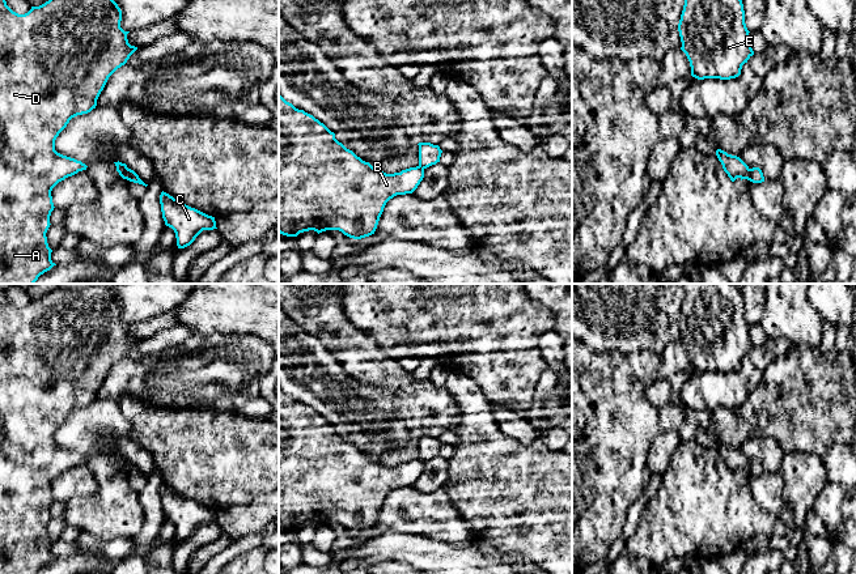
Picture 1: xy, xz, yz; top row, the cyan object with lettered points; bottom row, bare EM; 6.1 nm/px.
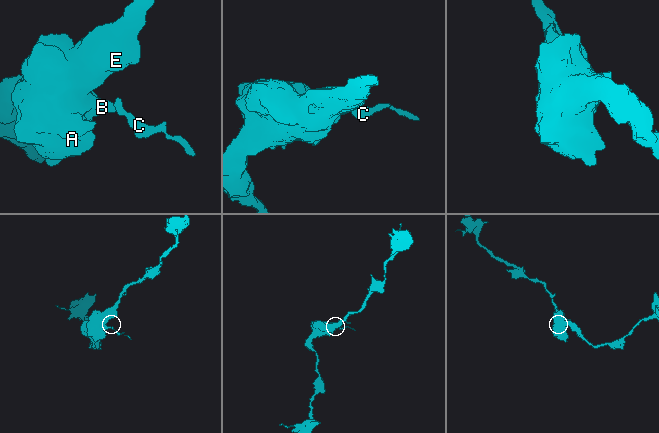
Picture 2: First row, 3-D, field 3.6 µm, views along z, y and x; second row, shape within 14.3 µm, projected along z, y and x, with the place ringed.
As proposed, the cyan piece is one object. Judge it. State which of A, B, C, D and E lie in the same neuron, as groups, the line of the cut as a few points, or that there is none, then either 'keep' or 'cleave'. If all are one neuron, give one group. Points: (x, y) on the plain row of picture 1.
groups A B D E / C; cut xy (130, 462), (127, 472); cleave

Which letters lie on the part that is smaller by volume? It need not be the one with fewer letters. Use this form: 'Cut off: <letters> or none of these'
Cut off: C

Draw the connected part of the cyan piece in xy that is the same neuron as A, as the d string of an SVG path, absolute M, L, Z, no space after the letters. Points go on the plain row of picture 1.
M99 285L82 289L54 289L39 299L31 299L25 307L13 305L0 289L0 574L37 574L41 567L56 558L51 553L52 543L48 540L46 526L50 520L50 509L54 503L51 484L62 473L86 463L86 458L75 451L63 448L55 443L55 433L67 420L69 413L77 408L88 407L97 399L97 392L103 383L109 370L127 356L137 343L127 332L130 324L120 320L122 303L109 289Z

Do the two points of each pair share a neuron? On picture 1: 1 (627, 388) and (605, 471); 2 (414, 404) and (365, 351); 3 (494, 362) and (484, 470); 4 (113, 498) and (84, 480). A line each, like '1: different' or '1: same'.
1: same
2: same
3: different
4: different

